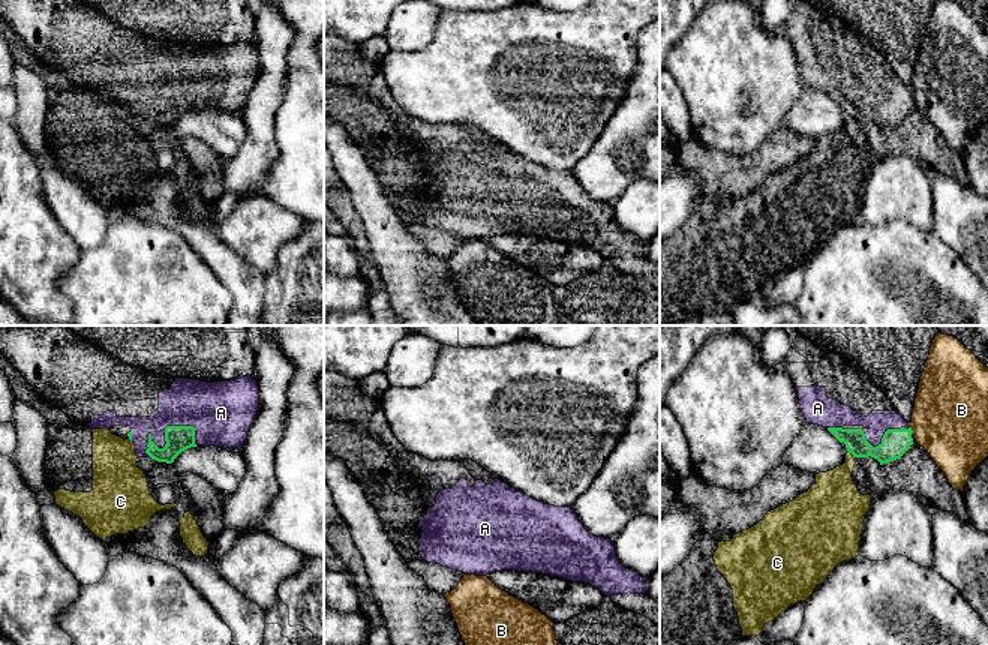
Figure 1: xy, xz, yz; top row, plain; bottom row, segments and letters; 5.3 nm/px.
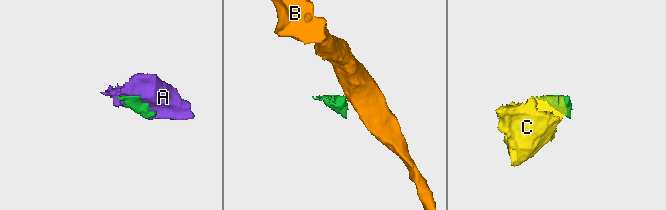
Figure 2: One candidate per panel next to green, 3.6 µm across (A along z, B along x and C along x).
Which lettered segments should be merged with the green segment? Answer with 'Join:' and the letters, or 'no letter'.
Join: A

